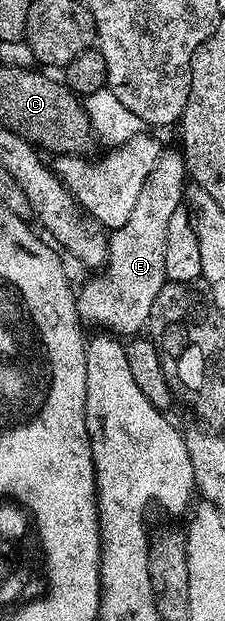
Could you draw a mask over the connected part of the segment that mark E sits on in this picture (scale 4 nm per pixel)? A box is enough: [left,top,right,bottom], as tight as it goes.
[75,149,188,336]

